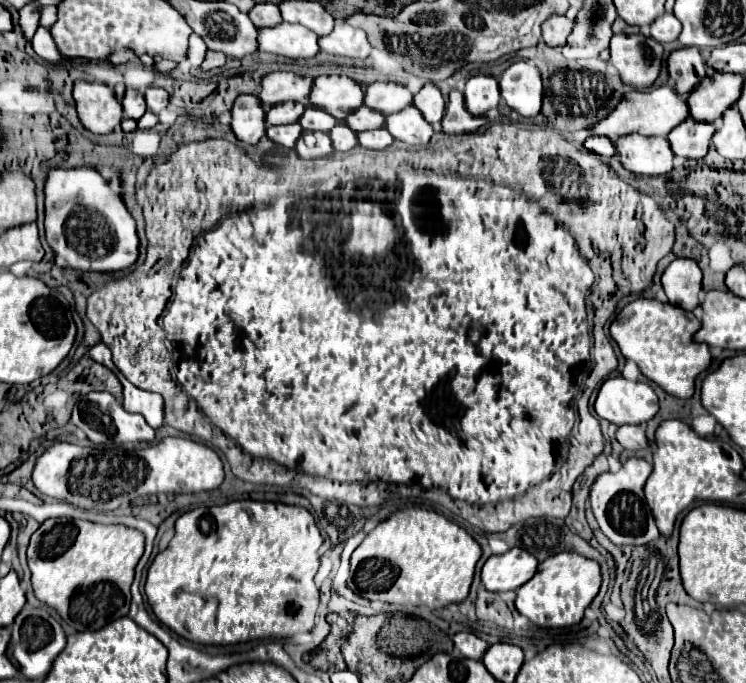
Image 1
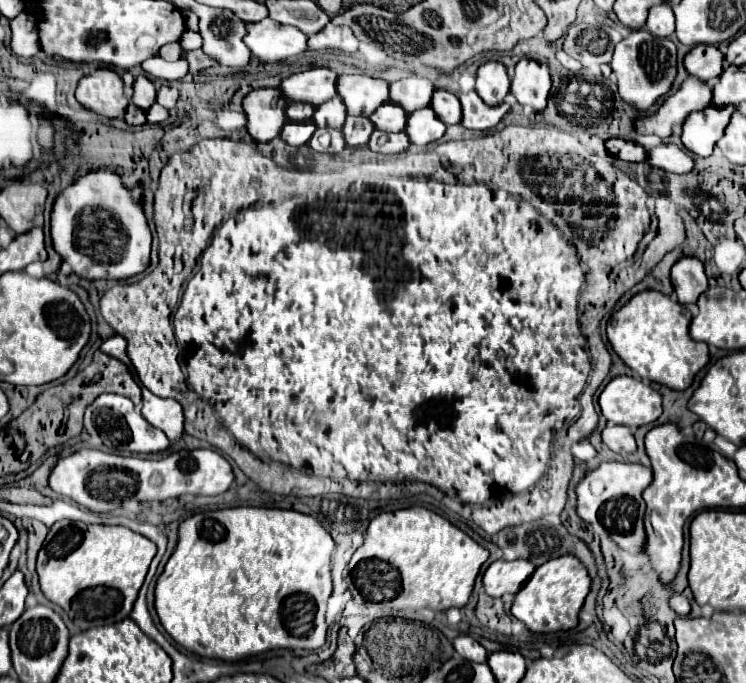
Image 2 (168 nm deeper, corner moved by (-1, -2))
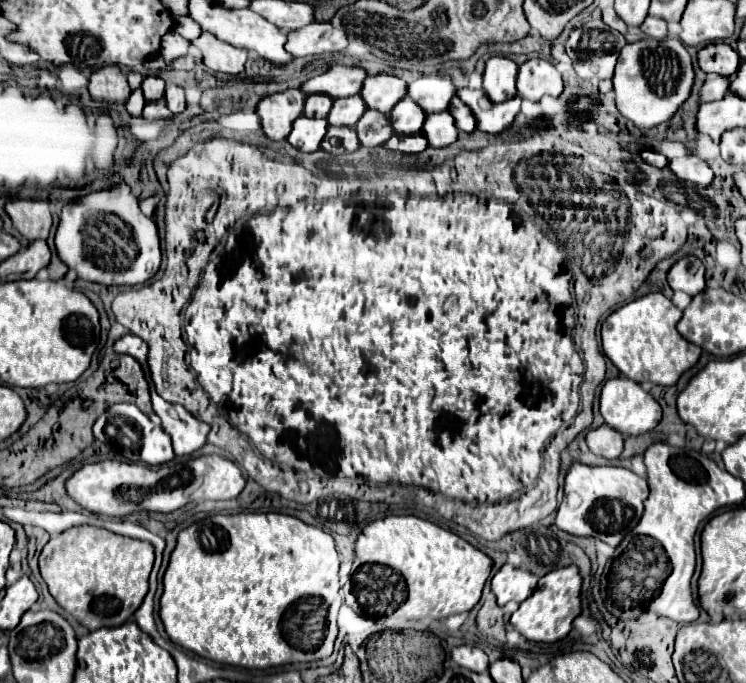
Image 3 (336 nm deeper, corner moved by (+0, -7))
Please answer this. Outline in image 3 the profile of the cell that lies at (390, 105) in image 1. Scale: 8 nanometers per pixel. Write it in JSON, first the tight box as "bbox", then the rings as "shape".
{"bbox":[408,74,456,114],"shape":[[[428,74],[408,84],[408,96],[416,100],[428,114],[444,112],[448,110],[450,100],[456,96],[456,86],[446,74]]]}

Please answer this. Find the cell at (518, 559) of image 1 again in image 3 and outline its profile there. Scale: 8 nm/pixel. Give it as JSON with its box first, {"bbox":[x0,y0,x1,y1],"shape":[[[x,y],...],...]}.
{"bbox":[492,564,538,606],"shape":[[[504,564],[492,578],[492,592],[496,594],[498,606],[504,606],[510,600],[520,604],[536,590],[536,584],[538,578],[532,572]]]}

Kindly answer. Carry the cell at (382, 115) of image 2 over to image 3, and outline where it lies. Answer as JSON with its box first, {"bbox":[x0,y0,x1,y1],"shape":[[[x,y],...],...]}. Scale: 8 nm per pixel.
{"bbox":[392,98,426,134],"shape":[[[404,98],[392,108],[392,126],[396,134],[418,134],[424,126],[426,112],[412,102],[412,98]]]}

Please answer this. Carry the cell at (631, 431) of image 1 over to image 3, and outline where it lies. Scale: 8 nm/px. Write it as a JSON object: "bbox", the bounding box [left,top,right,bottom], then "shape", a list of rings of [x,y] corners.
{"bbox":[586,426,624,458],"shape":[[[600,426],[594,430],[588,430],[586,434],[588,448],[604,458],[618,458],[624,446],[624,436],[618,430],[612,430],[610,426]]]}

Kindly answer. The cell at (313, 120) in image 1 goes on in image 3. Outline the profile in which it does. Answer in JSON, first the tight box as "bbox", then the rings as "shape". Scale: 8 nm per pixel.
{"bbox":[328,94,368,126],"shape":[[[360,94],[348,96],[348,98],[338,98],[338,100],[334,100],[334,106],[328,114],[328,122],[332,126],[354,126],[366,110],[368,110],[368,106],[364,106],[364,100],[360,98]]]}

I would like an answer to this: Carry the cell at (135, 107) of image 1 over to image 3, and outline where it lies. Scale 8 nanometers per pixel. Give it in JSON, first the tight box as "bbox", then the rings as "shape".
{"bbox":[142,76,166,102],"shape":[[[146,76],[142,80],[142,90],[144,90],[146,102],[160,100],[164,96],[164,88],[166,88],[166,82],[162,78],[158,78],[158,76]]]}

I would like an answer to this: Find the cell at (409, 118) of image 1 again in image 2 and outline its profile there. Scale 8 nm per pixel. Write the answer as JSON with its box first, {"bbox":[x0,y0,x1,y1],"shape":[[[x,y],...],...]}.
{"bbox":[405,107,445,145],"shape":[[[425,107],[425,109],[417,109],[417,111],[409,113],[405,133],[411,143],[427,145],[427,143],[433,143],[443,137],[445,125],[437,119],[437,115],[433,113],[431,107]]]}

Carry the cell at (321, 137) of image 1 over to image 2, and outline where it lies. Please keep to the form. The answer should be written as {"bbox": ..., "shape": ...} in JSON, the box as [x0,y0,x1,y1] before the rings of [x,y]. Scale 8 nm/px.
{"bbox":[327,129,345,153],"shape":[[[333,129],[333,131],[329,131],[329,135],[331,135],[331,145],[329,145],[327,153],[341,153],[345,149],[345,141],[343,141],[341,131]]]}

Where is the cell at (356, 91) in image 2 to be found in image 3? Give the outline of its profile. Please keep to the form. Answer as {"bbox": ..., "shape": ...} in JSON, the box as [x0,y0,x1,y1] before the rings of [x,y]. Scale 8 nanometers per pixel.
{"bbox":[362,74,408,112],"shape":[[[390,74],[368,76],[362,86],[362,98],[372,110],[390,112],[396,102],[400,102],[408,94],[408,84],[402,78]]]}

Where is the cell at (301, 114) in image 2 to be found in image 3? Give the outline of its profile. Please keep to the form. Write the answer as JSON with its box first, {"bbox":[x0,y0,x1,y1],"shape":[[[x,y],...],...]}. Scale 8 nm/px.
{"bbox":[304,94,332,118],"shape":[[[310,94],[306,98],[306,108],[304,108],[304,116],[308,118],[326,118],[328,110],[332,108],[332,98],[328,98],[326,94]]]}

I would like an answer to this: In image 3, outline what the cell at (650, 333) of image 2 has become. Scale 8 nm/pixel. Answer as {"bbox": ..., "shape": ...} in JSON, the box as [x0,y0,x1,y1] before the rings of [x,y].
{"bbox":[602,292,700,386],"shape":[[[660,292],[646,294],[616,312],[602,324],[602,348],[612,364],[630,380],[644,382],[646,376],[660,386],[674,386],[700,358],[700,346],[688,342],[676,330],[682,312]]]}

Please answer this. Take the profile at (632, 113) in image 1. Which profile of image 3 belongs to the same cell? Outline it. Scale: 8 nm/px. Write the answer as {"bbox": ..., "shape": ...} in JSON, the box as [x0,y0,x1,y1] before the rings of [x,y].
{"bbox":[700,74,730,102],"shape":[[[710,74],[706,84],[702,86],[700,92],[700,100],[702,102],[712,102],[712,100],[720,100],[728,94],[730,90],[730,78],[724,78],[720,74]]]}

